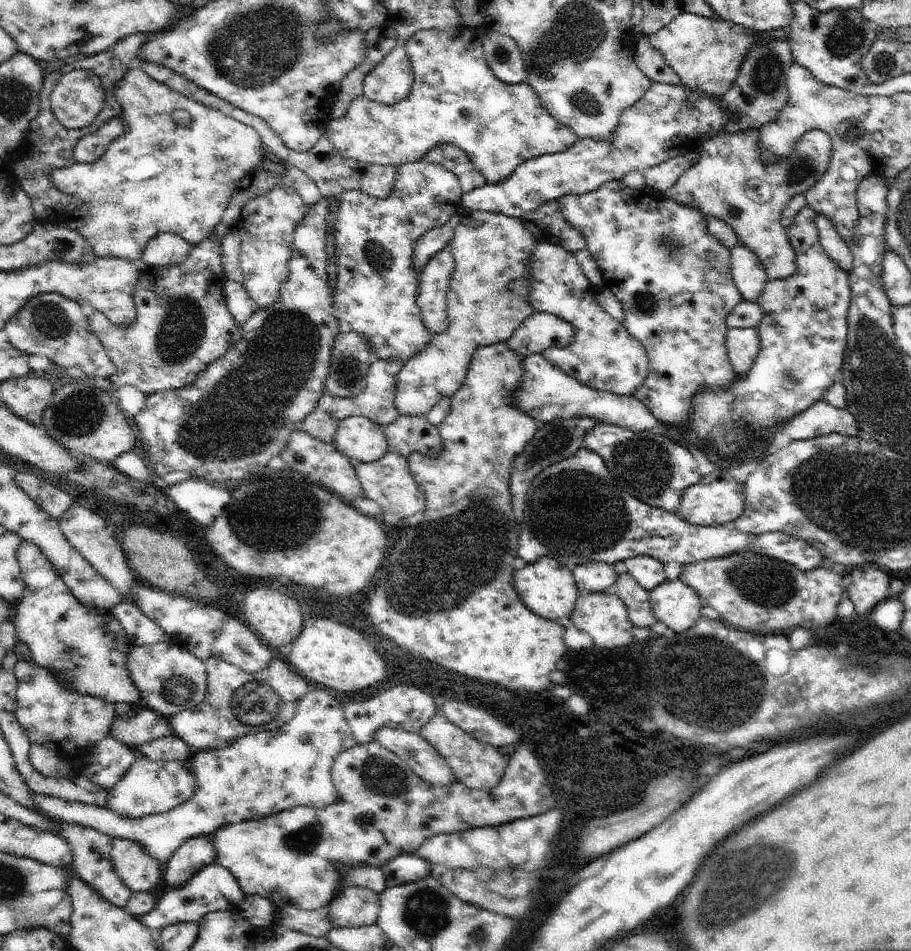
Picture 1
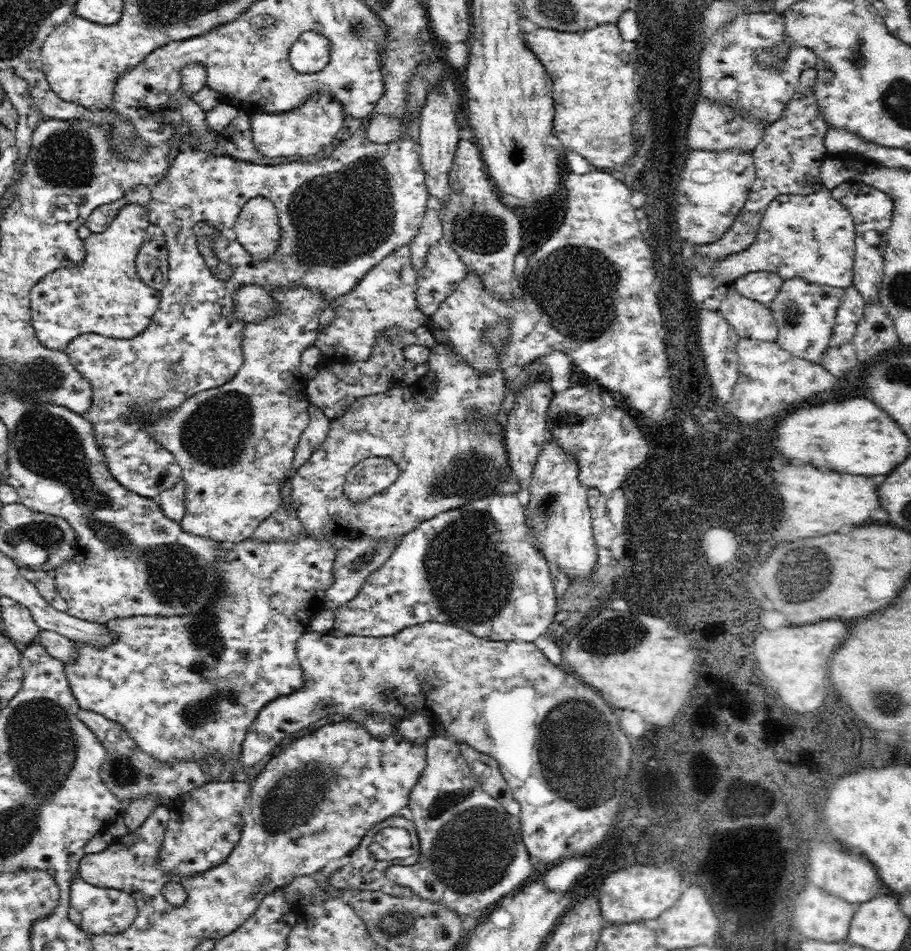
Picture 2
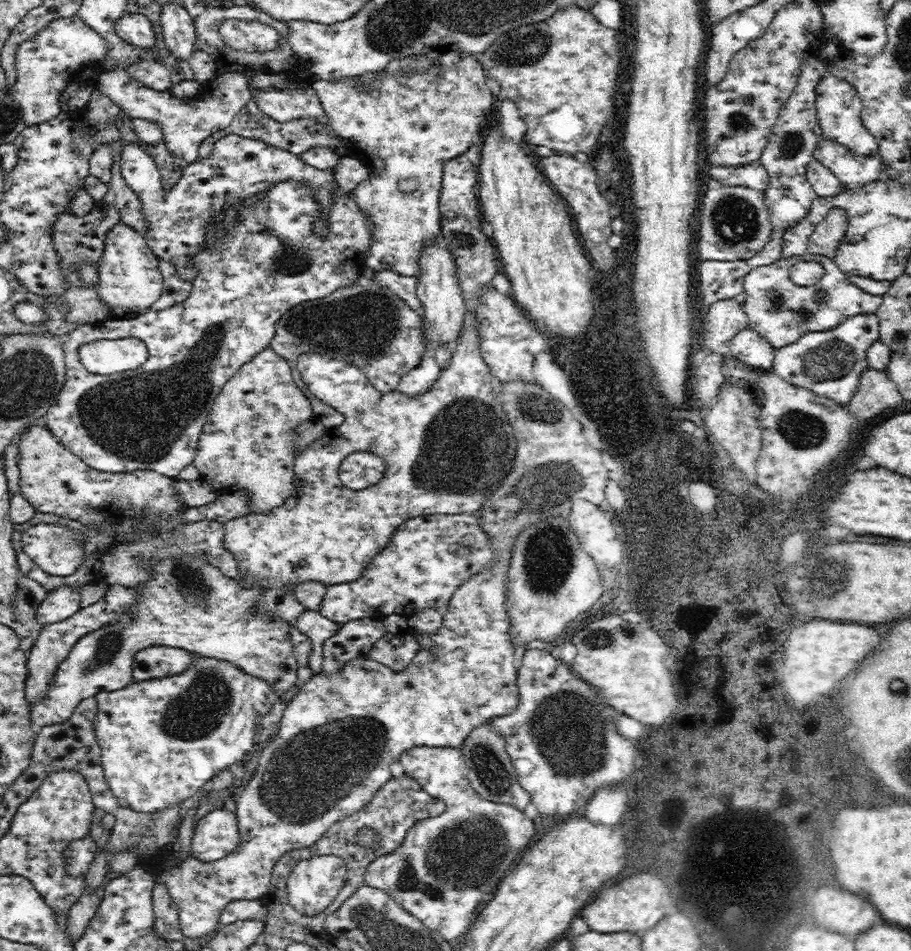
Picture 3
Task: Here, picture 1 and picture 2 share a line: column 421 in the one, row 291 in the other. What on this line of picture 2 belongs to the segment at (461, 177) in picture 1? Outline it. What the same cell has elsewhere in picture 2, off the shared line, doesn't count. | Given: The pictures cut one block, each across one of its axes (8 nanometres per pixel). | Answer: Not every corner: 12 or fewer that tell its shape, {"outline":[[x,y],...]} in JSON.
{"outline":[[150,224],[136,258],[138,278],[162,292],[170,262],[166,236]]}

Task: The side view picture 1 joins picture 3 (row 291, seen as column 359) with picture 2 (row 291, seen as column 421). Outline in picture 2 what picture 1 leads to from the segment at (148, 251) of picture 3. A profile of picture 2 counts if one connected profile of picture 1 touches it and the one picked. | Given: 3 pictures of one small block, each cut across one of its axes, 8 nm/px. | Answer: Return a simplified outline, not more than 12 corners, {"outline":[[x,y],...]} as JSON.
{"outline":[[126,204],[78,266],[32,288],[34,330],[62,352],[128,340],[162,294],[136,258],[148,210]]}

